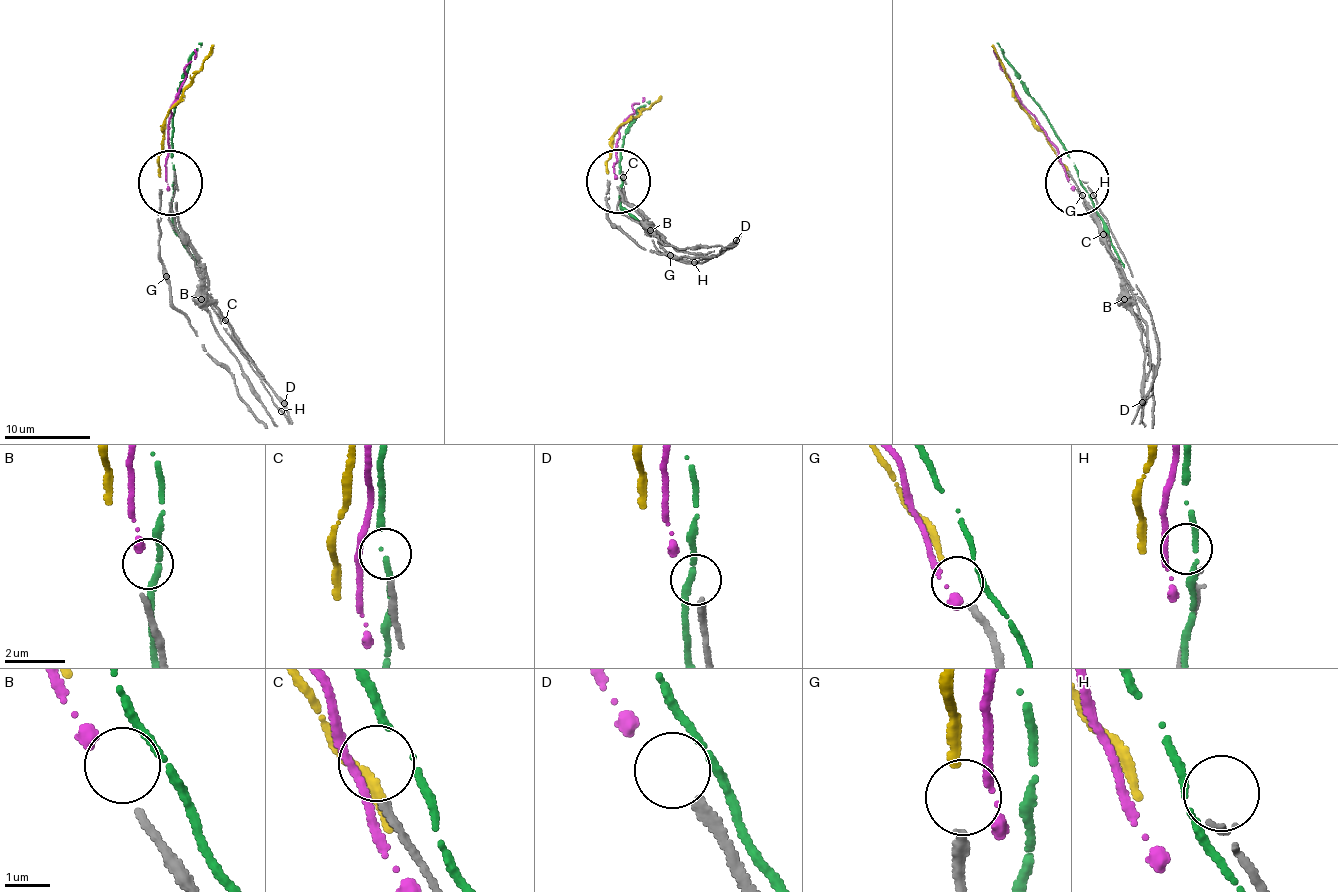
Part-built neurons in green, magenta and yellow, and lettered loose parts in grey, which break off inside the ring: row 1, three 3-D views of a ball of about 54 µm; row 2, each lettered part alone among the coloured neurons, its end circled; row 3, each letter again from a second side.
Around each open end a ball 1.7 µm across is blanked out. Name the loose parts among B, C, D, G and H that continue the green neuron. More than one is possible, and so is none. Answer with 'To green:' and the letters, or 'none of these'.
To green: none of these

